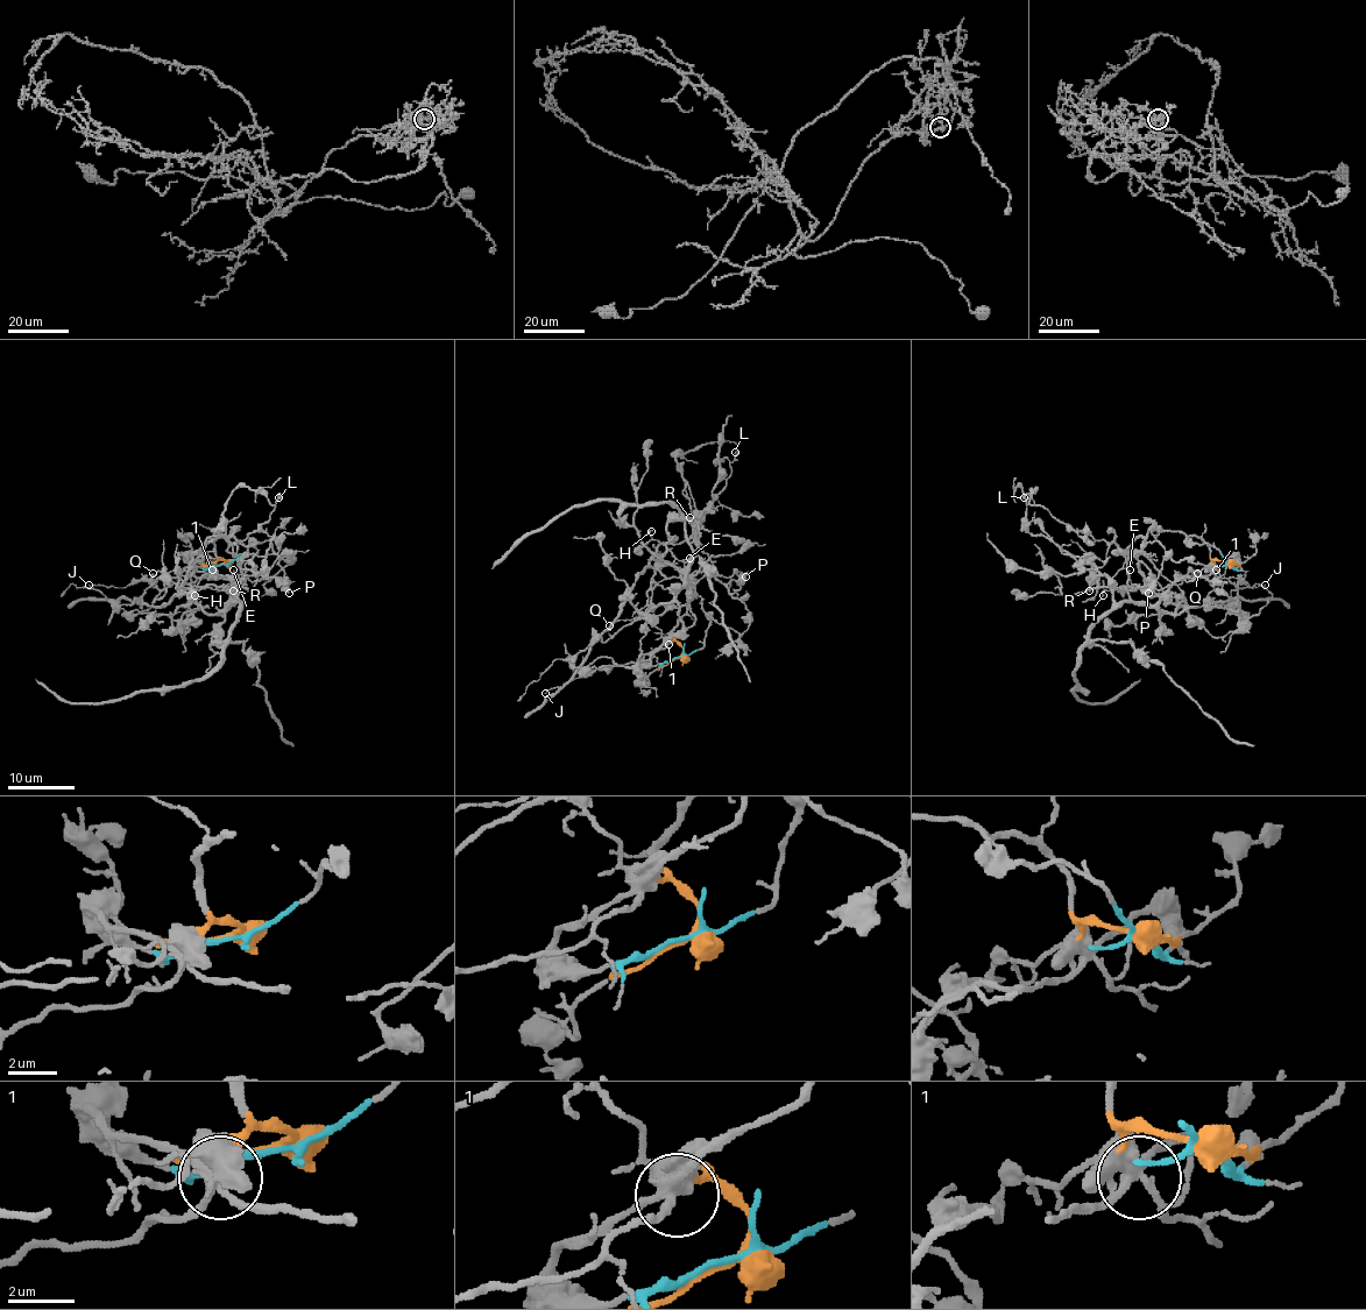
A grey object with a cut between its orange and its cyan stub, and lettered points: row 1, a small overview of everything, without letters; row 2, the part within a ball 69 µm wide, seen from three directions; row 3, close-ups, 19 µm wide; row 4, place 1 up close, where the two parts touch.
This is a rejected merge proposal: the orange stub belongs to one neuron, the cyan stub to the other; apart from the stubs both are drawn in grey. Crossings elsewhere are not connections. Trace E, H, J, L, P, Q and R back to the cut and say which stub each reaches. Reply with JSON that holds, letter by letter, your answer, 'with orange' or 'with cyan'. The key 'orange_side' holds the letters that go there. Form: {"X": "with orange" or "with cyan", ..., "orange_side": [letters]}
{"E": "with orange", "H": "with orange", "J": "with orange", "L": "with orange", "P": "with orange", "Q": "with orange", "R": "with cyan", "orange_side": ["E", "H", "J", "L", "P", "Q"]}

